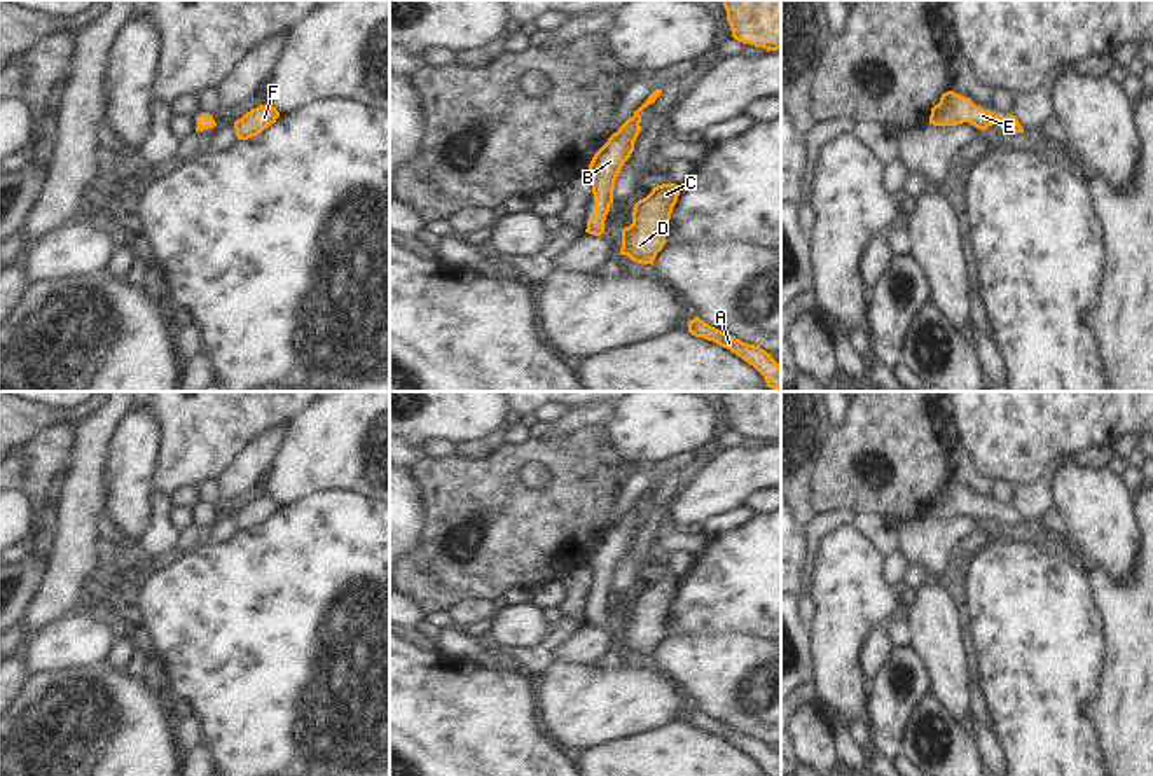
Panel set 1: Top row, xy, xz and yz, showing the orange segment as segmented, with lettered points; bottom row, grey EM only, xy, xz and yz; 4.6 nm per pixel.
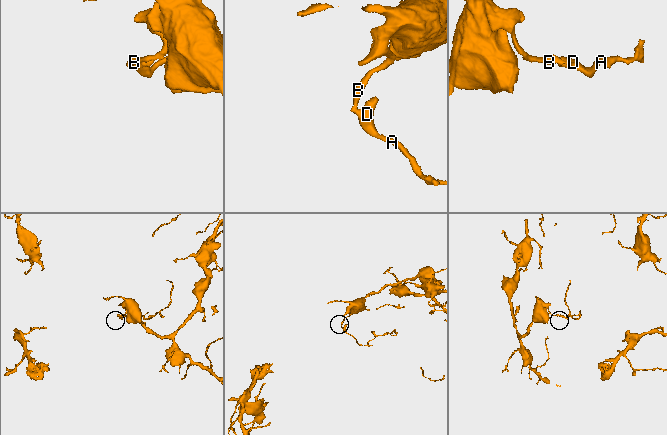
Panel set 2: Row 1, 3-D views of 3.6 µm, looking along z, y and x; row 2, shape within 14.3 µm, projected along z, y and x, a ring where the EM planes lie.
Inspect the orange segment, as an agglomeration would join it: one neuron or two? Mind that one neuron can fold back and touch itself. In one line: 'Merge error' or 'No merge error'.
No merge error

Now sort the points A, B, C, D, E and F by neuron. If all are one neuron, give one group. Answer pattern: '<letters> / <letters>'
A B C D E F

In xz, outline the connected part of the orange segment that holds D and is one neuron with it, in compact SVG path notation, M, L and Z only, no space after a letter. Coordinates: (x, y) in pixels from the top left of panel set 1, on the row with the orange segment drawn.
M662 184L634 204L632 224L622 231L620 255L639 264L652 264L666 245L666 231L678 201L676 184Z

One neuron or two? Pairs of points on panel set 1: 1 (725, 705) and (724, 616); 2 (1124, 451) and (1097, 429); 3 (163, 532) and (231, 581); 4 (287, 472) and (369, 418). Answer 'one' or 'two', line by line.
1: two
2: two
3: two
4: one

